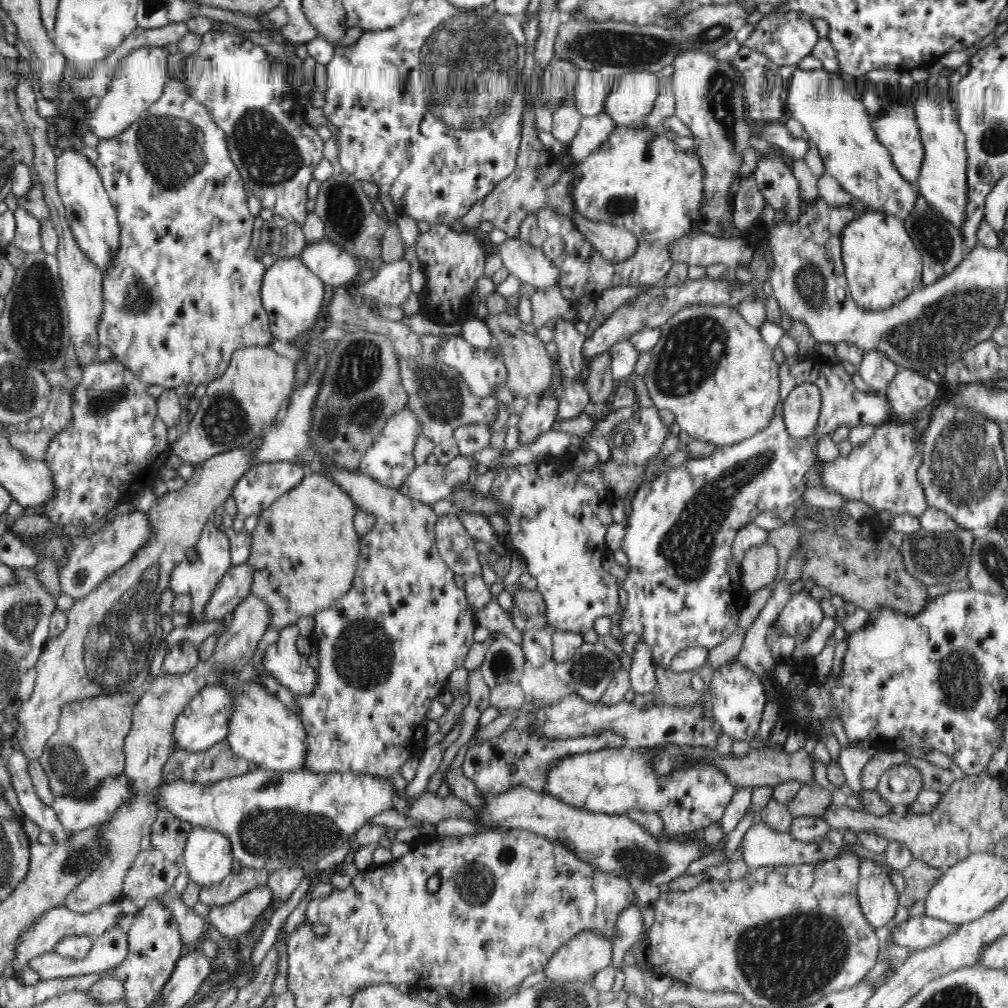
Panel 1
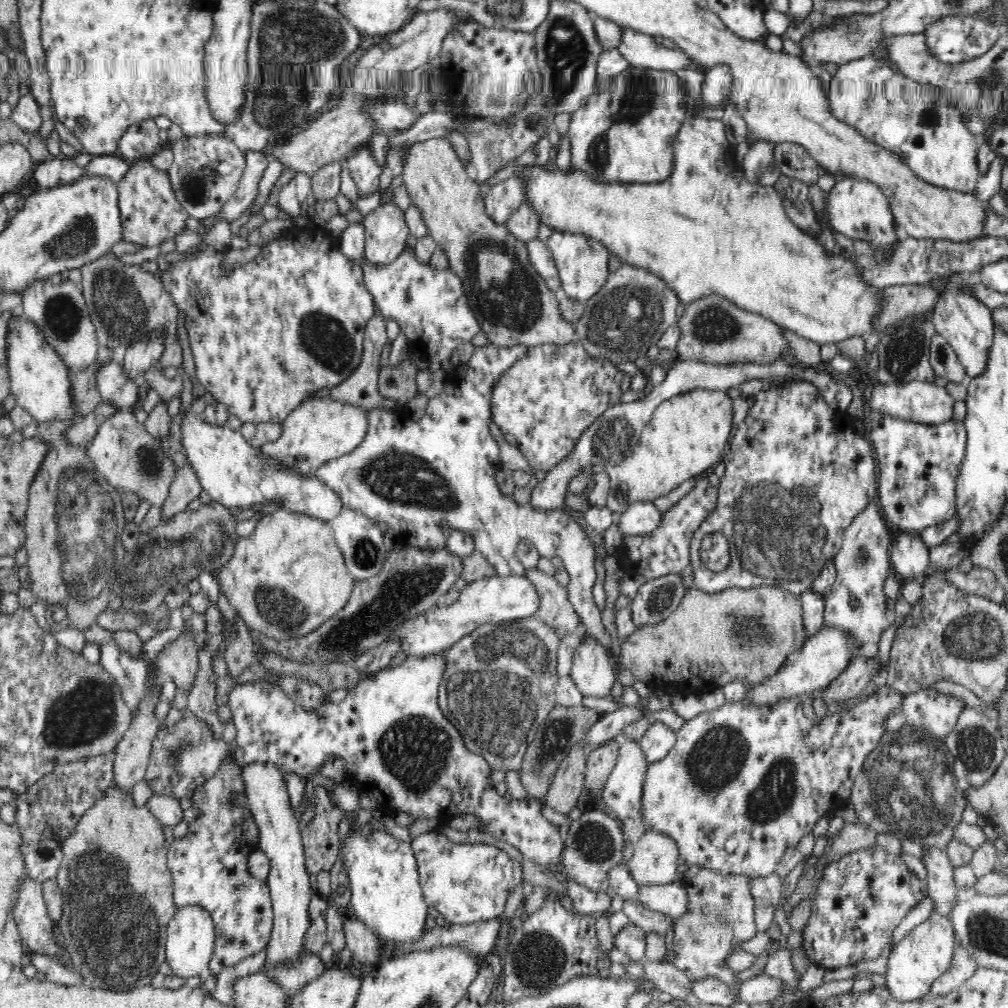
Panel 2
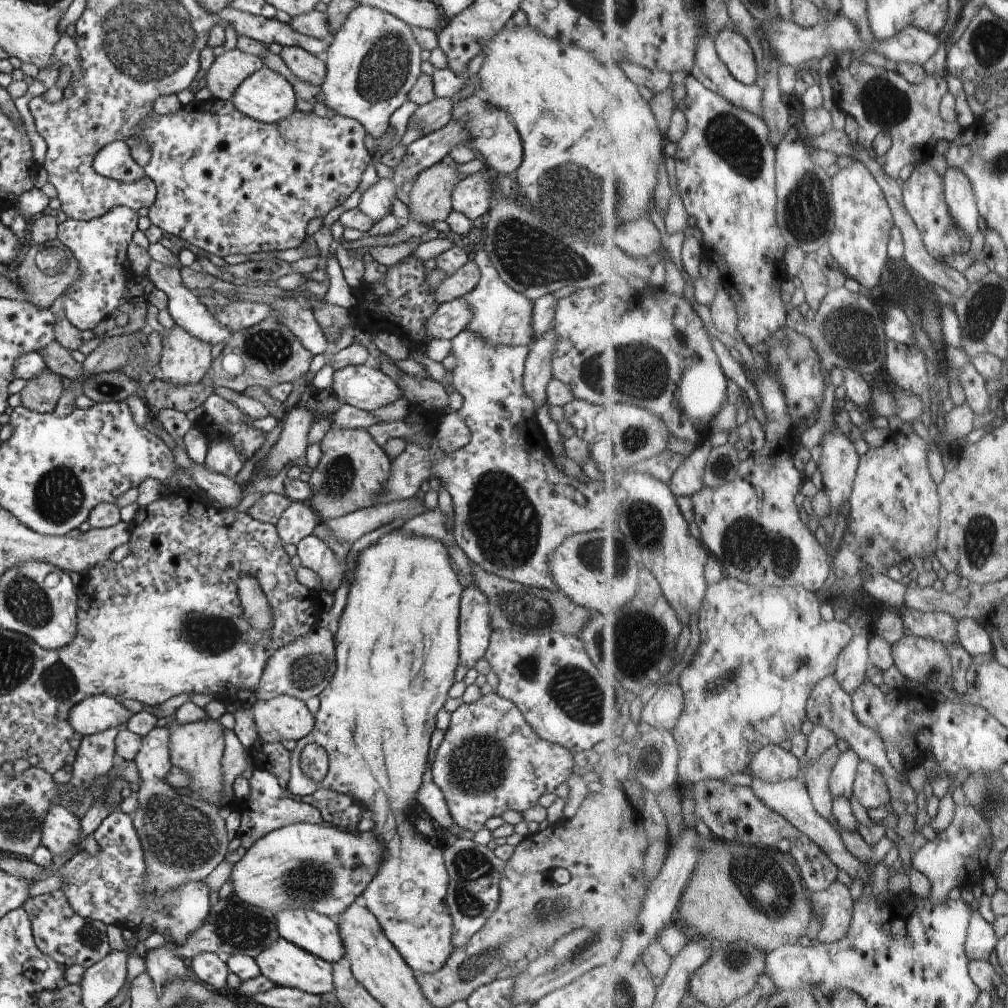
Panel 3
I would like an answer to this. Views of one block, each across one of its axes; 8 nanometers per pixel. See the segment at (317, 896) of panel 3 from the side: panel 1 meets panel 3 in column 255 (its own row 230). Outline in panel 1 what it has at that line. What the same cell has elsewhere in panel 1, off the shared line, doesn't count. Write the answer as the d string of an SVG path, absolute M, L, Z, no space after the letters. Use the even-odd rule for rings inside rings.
M871 210L842 228L842 259L851 295L864 310L892 307L923 286L923 261L904 221L894 215Z

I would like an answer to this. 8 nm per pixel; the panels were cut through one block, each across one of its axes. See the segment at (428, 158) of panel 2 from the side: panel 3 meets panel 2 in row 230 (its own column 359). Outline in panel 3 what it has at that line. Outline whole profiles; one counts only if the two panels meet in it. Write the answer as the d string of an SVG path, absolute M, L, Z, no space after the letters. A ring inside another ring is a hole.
M332 424L320 442L320 448L322 456L317 466L310 471L310 478L307 482L313 492L310 500L322 500L322 502L312 502L312 510L316 512L320 522L325 523L356 509L376 505L377 499L383 493L385 483L390 478L391 460L386 451L373 439L373 436L364 429L341 429Z

